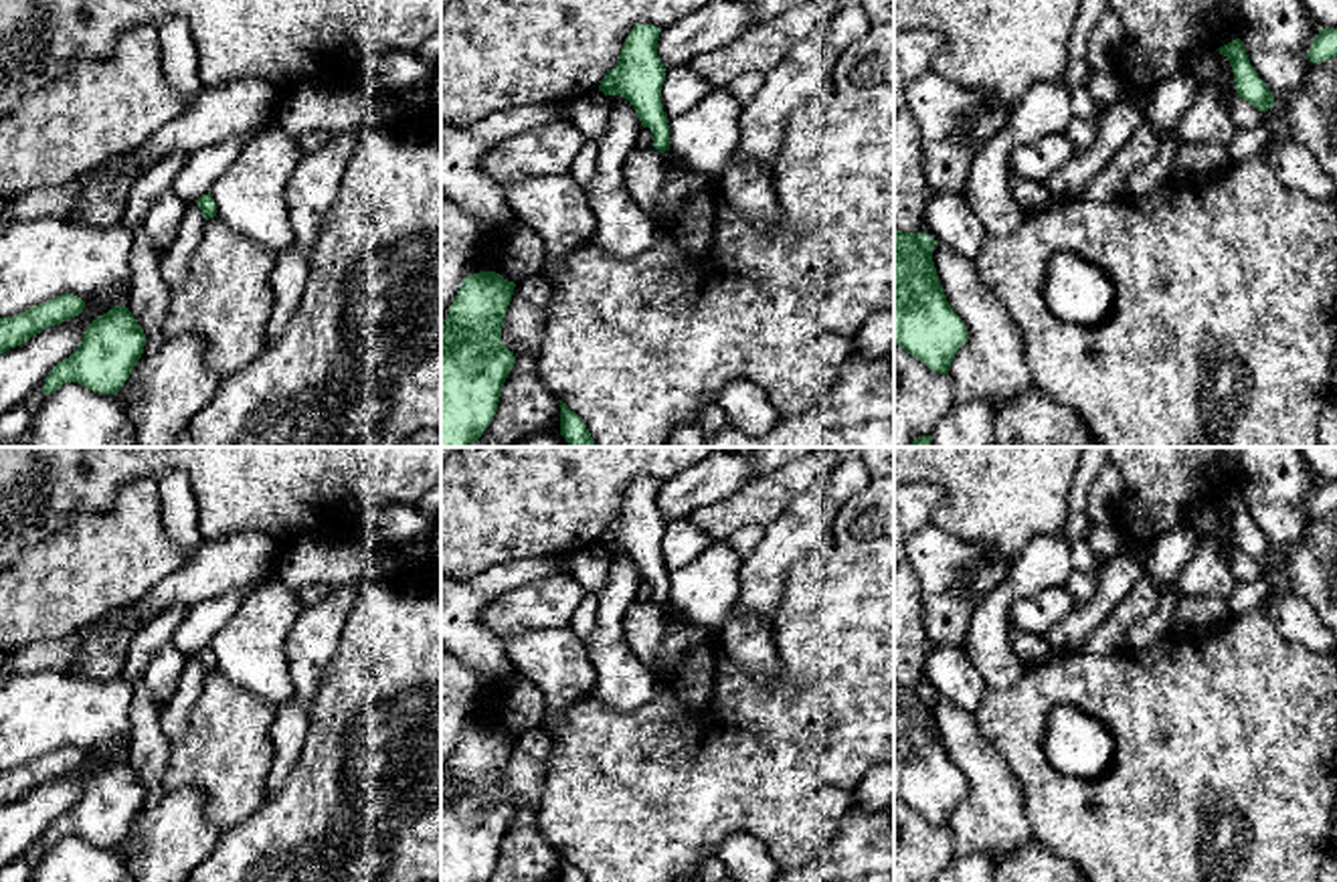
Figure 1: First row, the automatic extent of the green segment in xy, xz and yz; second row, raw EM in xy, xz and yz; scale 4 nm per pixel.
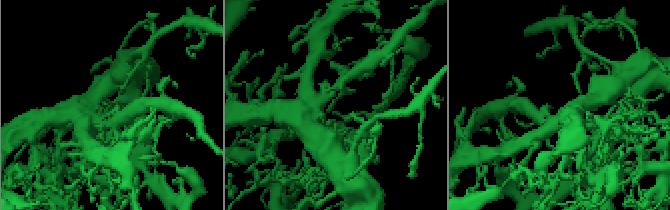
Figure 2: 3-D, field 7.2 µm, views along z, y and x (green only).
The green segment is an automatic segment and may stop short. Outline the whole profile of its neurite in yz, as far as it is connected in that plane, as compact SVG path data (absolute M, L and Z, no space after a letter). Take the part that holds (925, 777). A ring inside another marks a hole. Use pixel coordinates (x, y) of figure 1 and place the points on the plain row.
M894 684L894 795L932 825L949 827L949 819L969 785L941 740L932 714L937 696L924 686Z

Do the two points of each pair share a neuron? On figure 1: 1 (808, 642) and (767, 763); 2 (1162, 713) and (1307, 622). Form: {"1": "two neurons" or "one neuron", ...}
{"1": "two neurons", "2": "two neurons"}

